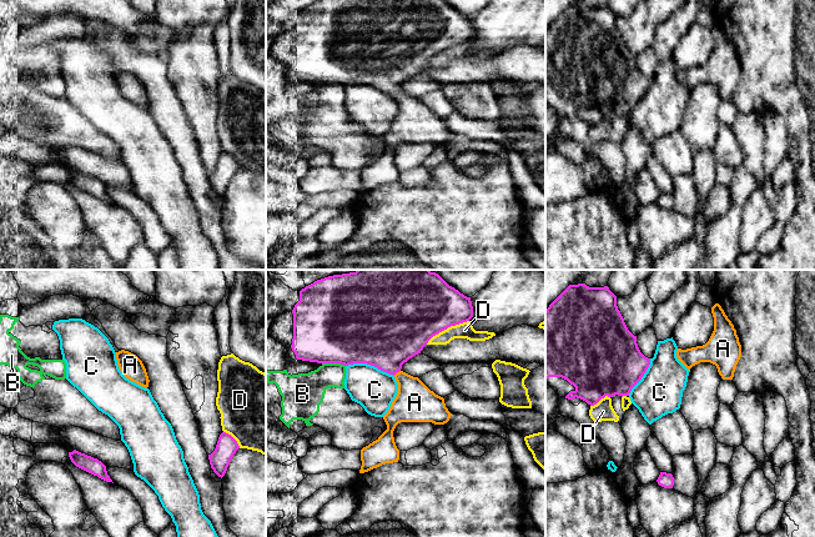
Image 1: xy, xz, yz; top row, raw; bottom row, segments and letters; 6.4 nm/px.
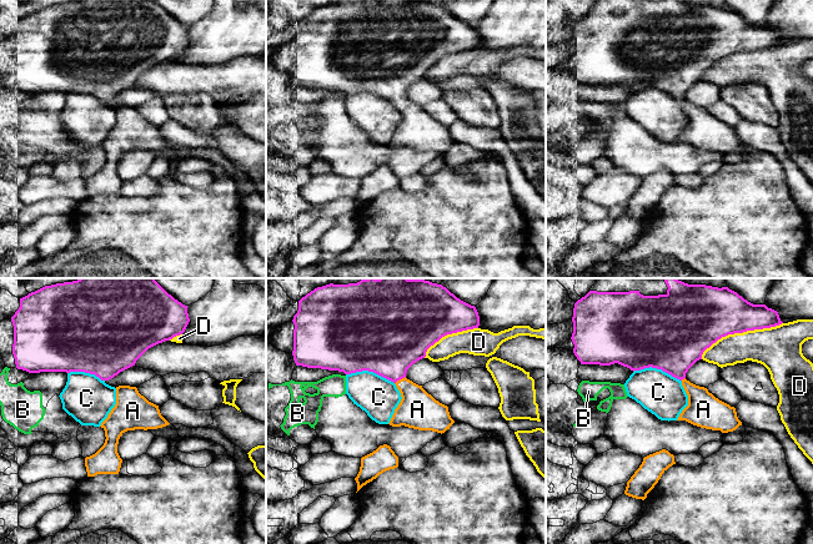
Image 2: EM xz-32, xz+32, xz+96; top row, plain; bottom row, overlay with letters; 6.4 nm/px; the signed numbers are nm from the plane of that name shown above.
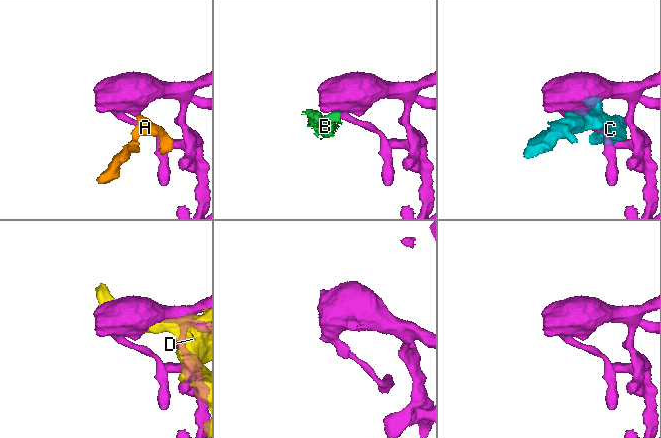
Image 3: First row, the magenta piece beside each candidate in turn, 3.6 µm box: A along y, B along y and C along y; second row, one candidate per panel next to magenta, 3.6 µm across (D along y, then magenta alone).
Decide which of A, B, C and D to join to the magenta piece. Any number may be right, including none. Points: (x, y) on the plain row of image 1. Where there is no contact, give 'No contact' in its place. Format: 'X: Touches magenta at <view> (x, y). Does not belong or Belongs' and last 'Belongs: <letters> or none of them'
A: Touches magenta at xz (396, 93). Belongs
B: Touches magenta at xz (333, 83). Does not belong
C: Touches magenta at xz (370, 84). Does not belong
D: Touches magenta at xz (447, 48). Does not belong
Belongs: A

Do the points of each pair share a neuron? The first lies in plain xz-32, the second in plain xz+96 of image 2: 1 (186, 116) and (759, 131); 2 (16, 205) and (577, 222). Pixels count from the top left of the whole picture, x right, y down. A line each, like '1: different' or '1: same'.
1: different
2: different

